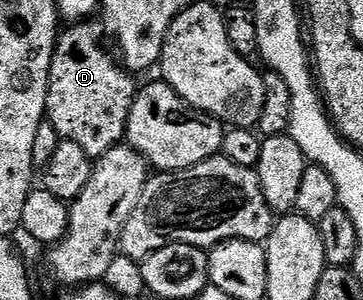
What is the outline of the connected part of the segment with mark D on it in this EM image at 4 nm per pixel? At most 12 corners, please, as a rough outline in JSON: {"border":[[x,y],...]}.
{"border":[[94,20],[54,47],[46,118],[92,160],[125,139],[135,75]]}

